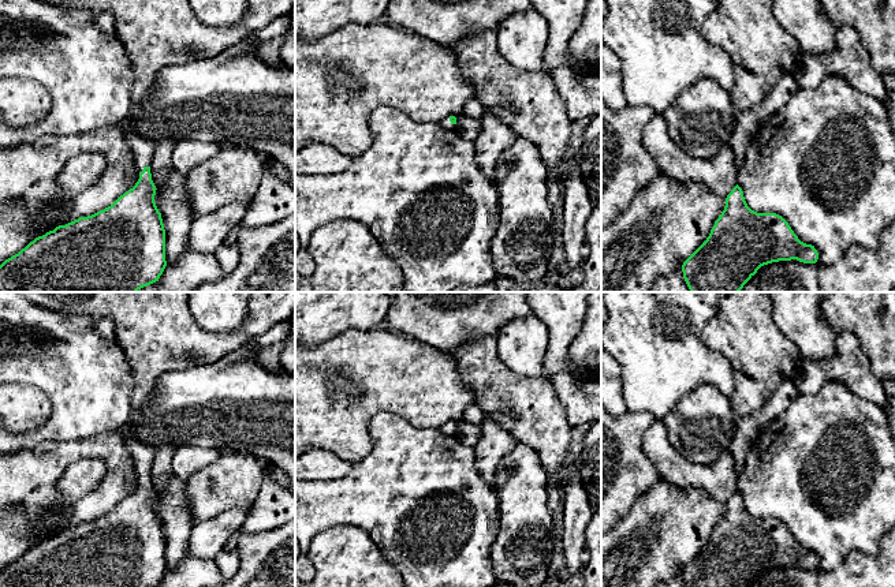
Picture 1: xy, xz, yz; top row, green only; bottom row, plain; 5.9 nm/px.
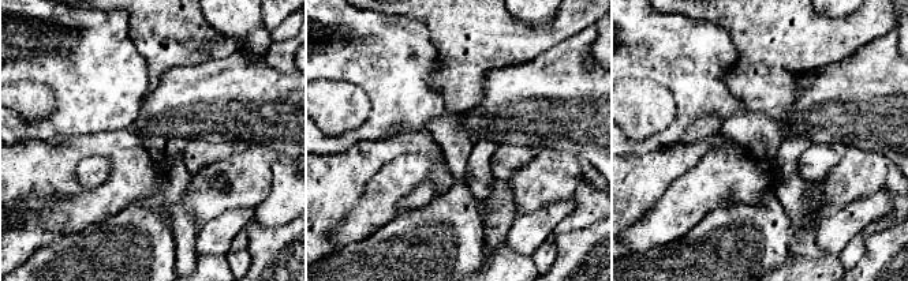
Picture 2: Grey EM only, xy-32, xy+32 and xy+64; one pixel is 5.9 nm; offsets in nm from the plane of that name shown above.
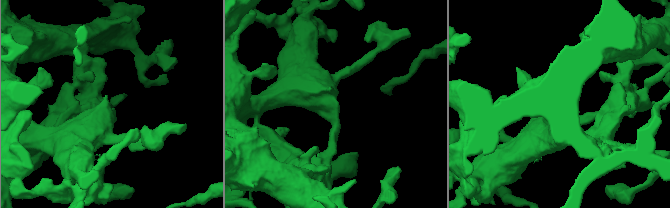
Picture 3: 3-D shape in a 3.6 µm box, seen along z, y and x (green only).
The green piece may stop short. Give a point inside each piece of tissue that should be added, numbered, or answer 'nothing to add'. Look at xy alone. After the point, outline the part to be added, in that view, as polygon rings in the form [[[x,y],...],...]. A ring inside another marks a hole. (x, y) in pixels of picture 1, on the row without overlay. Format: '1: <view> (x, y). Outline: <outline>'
1: xy (142, 456). Outline: [[[128,422],[116,431],[124,440],[127,450],[133,457],[137,476],[142,478],[145,472],[150,471],[154,459],[154,449],[146,446],[134,435],[134,430],[130,427]]]

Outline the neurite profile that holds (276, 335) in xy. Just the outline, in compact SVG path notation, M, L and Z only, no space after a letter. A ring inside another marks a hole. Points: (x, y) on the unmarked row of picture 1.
M290 319L279 322L257 337L253 347L242 347L215 363L164 373L148 403L131 411L128 425L134 435L154 449L149 472L157 494L154 508L165 535L167 567L159 587L216 587L232 579L240 564L238 550L221 550L215 558L187 553L195 521L187 508L186 482L172 470L179 446L246 450L281 470L295 489L295 377L287 371L269 373L258 363L264 348L284 341L288 326Z

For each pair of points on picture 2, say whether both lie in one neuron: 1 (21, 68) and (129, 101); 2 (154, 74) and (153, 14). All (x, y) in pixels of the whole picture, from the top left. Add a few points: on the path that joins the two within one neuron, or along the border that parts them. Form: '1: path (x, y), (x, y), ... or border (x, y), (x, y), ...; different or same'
1: path (48, 68), (90, 68), (101, 79); same
2: path (154, 59), (154, 29); same

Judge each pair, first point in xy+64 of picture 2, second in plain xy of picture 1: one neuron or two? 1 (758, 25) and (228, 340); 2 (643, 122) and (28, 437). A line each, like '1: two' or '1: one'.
1: one
2: two

